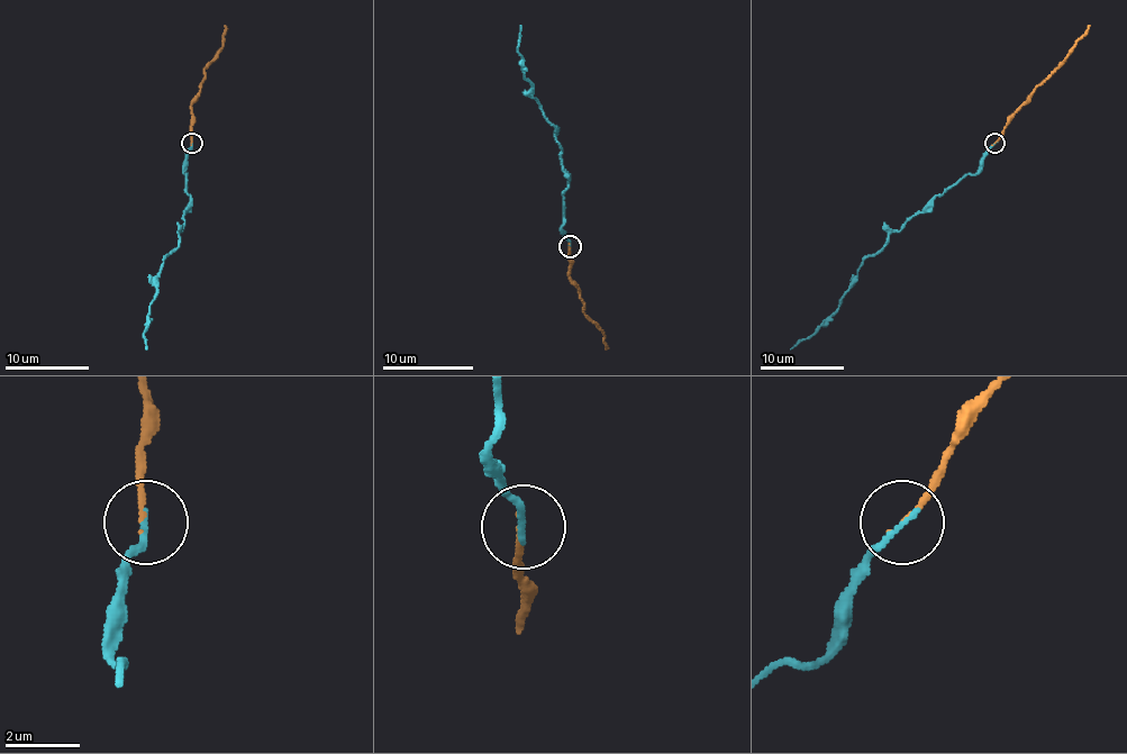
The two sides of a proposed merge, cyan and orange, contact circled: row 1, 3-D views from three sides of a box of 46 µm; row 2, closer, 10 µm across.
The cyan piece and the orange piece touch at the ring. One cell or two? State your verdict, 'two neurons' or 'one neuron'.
two neurons

